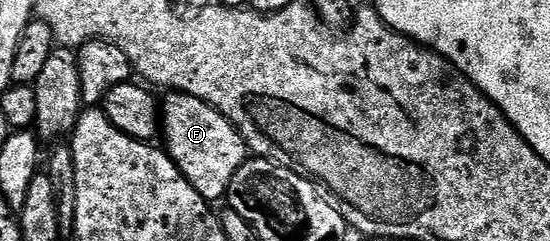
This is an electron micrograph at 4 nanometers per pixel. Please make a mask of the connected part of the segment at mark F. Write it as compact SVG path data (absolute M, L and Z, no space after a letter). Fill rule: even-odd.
M178 93L168 94L167 104L164 102L161 107L161 139L165 144L165 150L171 156L184 177L205 197L208 201L222 200L227 194L229 185L233 181L233 173L241 169L241 165L249 158L247 144L244 143L239 130L228 121L217 109L210 107L204 99L198 99L192 95L181 95Z

